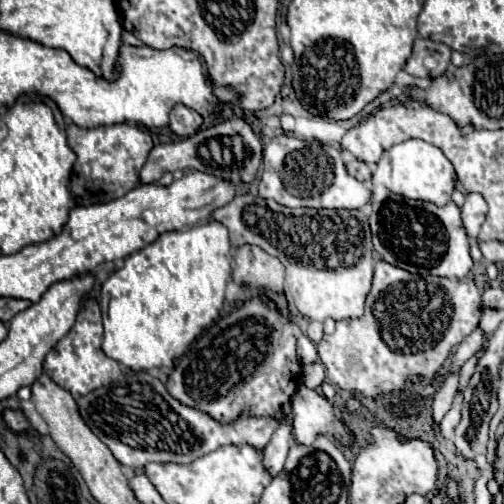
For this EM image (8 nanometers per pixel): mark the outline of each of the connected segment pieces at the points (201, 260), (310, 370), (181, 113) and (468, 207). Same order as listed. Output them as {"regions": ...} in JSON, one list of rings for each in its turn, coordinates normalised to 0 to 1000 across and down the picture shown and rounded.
{"regions":[[[[427,437],[391,444],[367,460],[323,460],[304,484],[252,508],[244,528],[224,536],[200,563],[202,641],[208,647],[204,698],[260,734],[343,726],[399,655],[435,631],[446,595],[446,563],[458,548],[458,520],[450,508],[458,508],[454,464],[450,452]]],[[[625,718],[625,722],[609,722],[601,726],[601,742],[597,742],[597,758],[609,766],[609,770],[621,770],[629,774],[645,754],[645,734],[641,734],[641,722],[637,718]]],[[[363,206],[347,210],[347,214],[339,218],[335,234],[339,234],[335,254],[339,254],[347,266],[355,266],[355,270],[379,270],[379,266],[387,266],[387,262],[399,254],[399,246],[403,246],[399,226],[391,226],[387,218],[375,218],[375,214],[363,210]]],[[[927,381],[923,385],[923,405],[915,409],[915,433],[923,444],[923,456],[935,472],[946,472],[950,452],[966,429],[966,401],[954,385],[946,381]]]]}

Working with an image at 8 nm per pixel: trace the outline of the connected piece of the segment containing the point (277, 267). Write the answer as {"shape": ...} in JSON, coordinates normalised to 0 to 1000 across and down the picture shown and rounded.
{"shape":[[[474,488],[462,500],[466,512],[466,532],[462,532],[462,556],[470,563],[490,563],[498,571],[538,571],[546,579],[562,575],[565,560],[565,536],[562,524],[530,504],[514,488]]]}

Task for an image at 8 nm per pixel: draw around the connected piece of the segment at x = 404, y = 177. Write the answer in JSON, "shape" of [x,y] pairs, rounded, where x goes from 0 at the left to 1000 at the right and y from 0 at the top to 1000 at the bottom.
{"shape":[[[808,278],[776,290],[756,306],[752,321],[740,333],[736,361],[760,365],[776,381],[800,385],[804,393],[815,397],[847,397],[867,409],[883,409],[895,397],[907,349],[899,325],[883,313],[883,306],[867,290],[839,278]]]}

